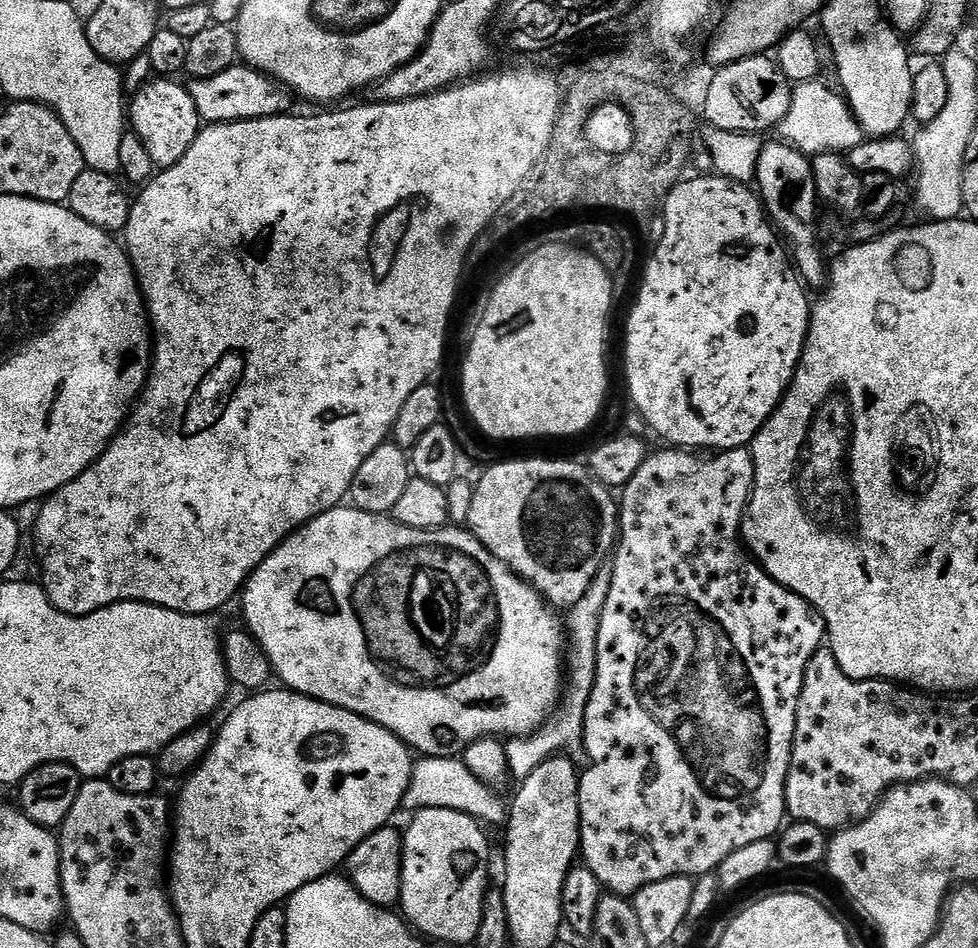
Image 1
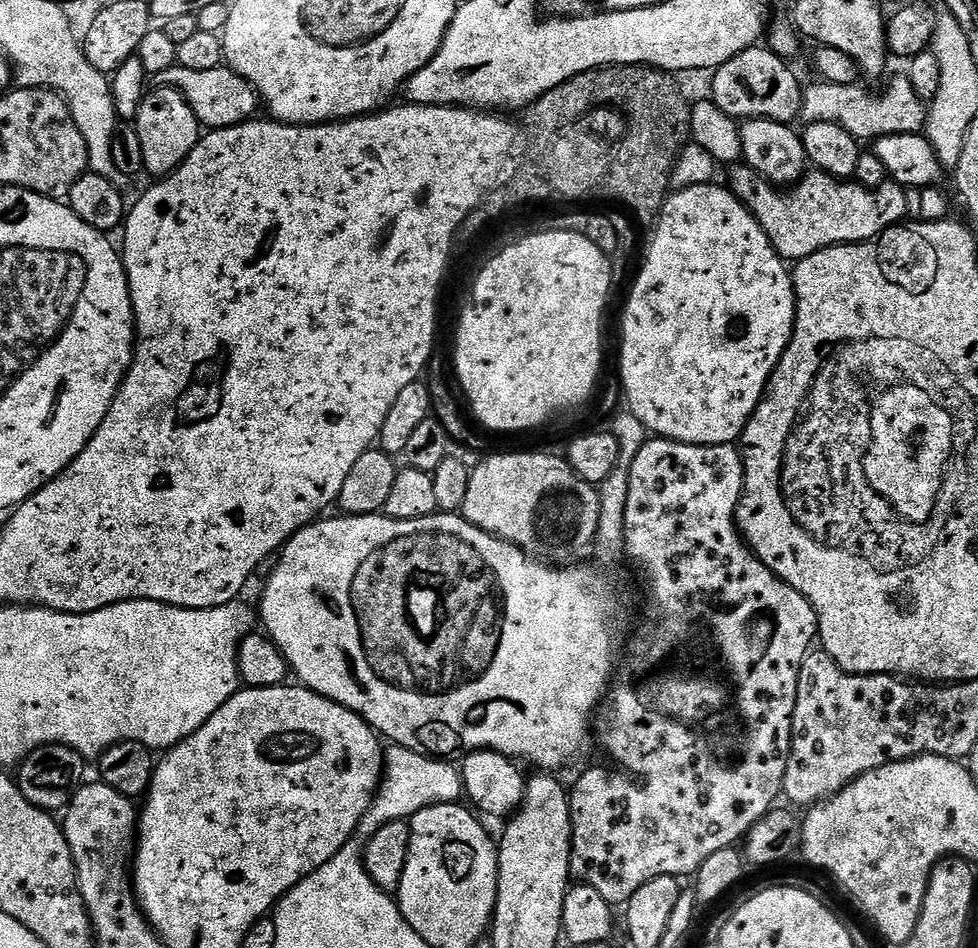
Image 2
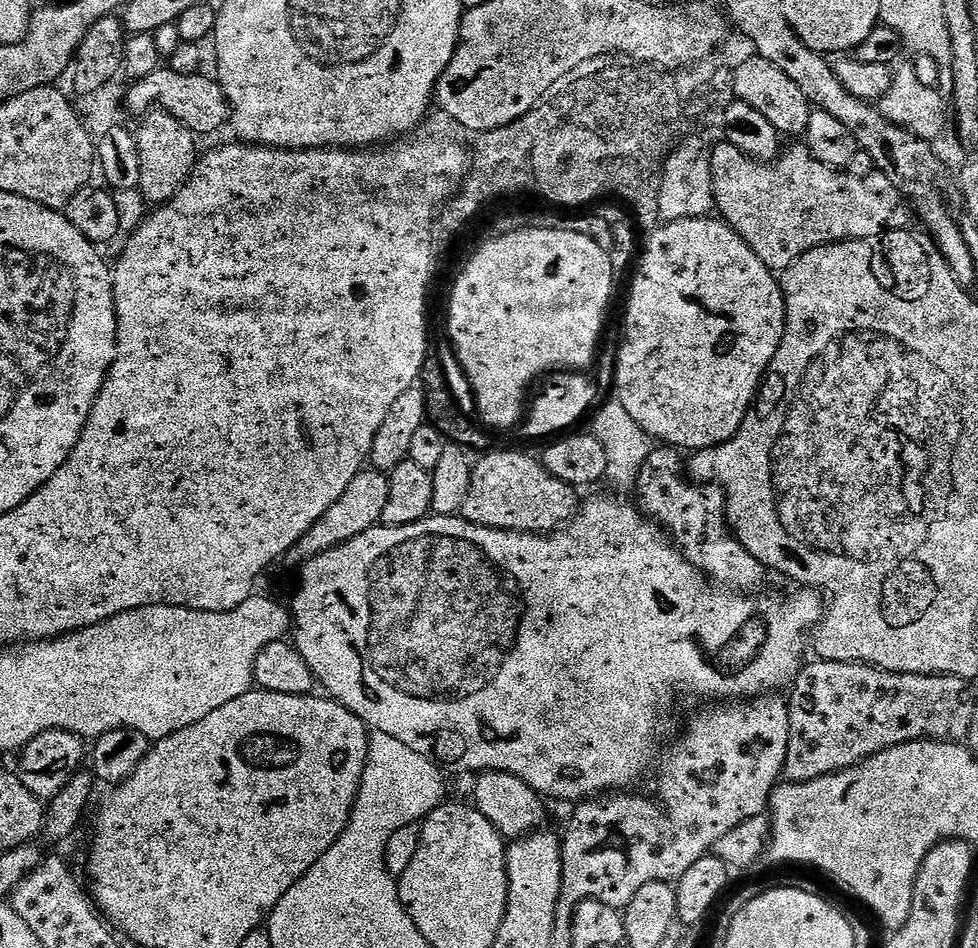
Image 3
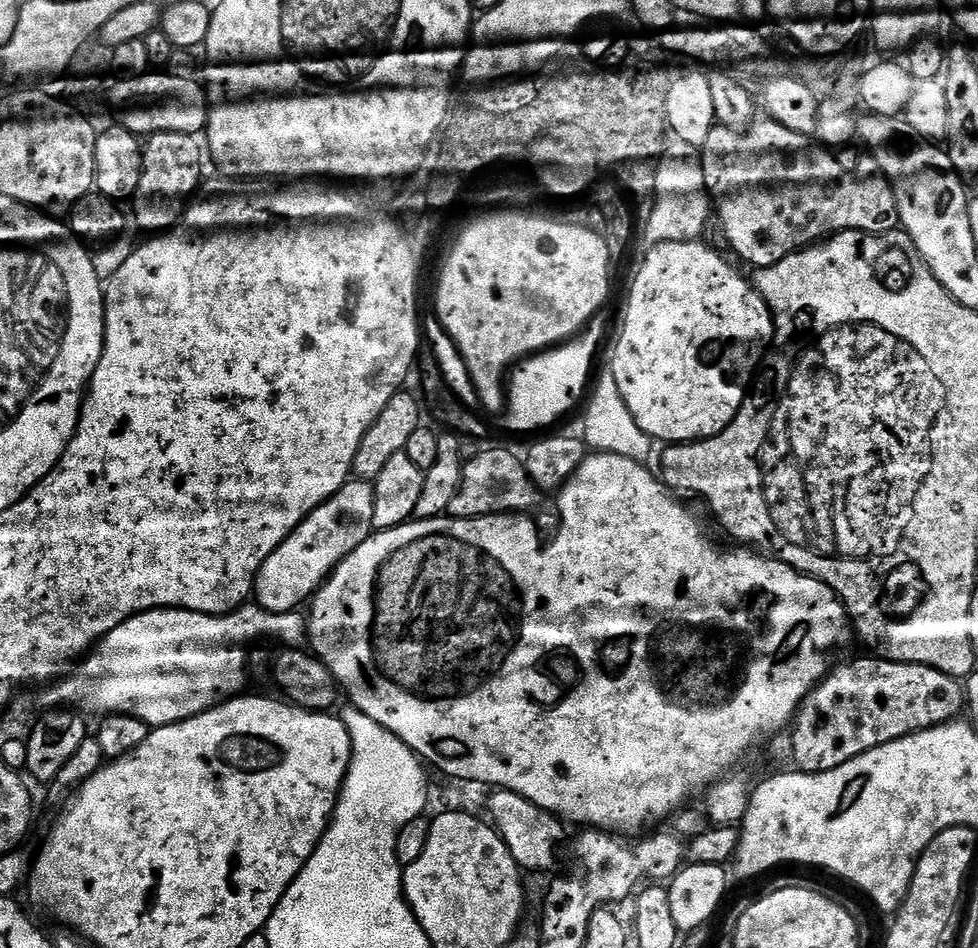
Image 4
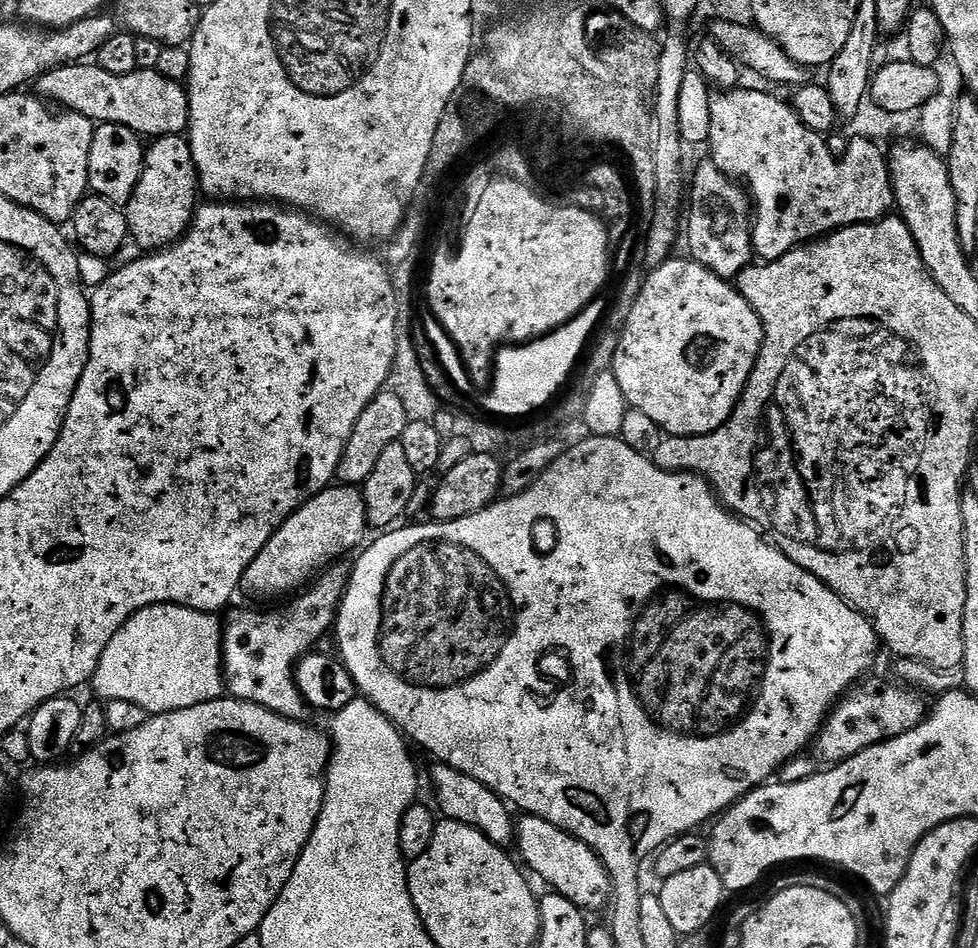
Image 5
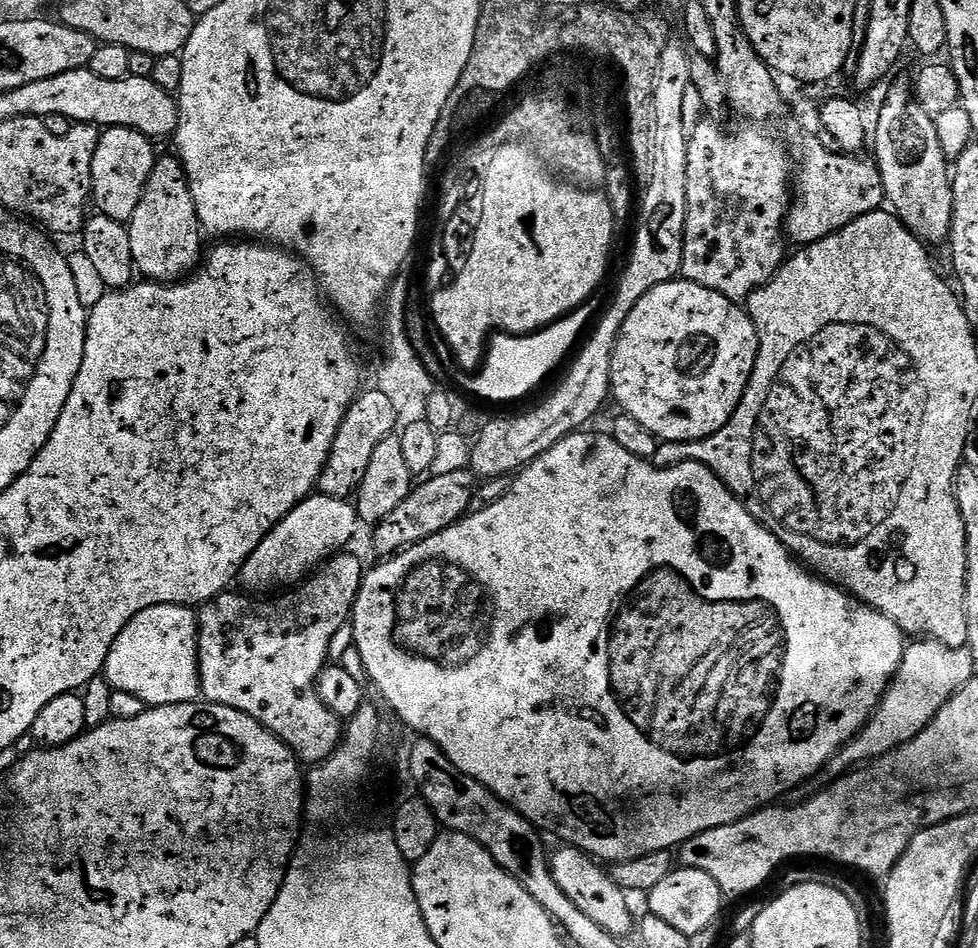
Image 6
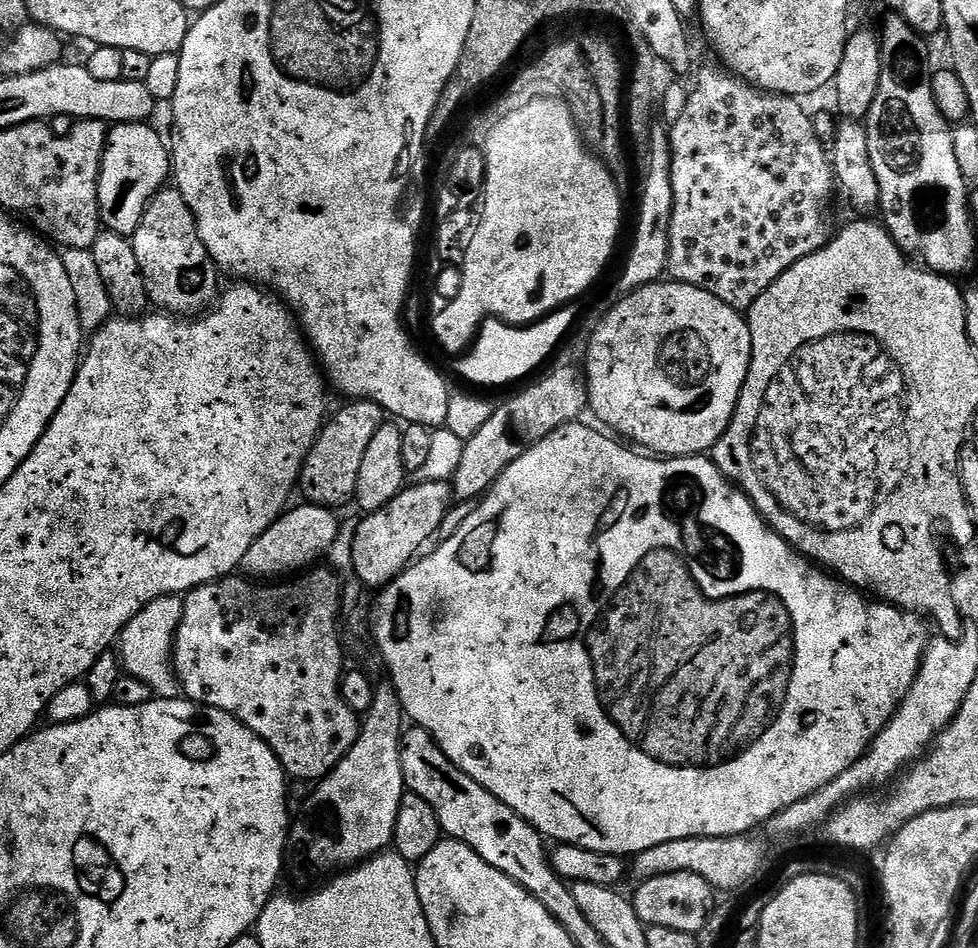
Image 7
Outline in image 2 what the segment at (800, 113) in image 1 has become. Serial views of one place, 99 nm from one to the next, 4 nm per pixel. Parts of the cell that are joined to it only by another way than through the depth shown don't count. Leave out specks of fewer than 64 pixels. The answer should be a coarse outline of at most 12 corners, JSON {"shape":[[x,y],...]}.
{"shape":[[900,74],[880,97],[840,82],[803,89],[805,125],[857,141],[923,133],[926,106]]}

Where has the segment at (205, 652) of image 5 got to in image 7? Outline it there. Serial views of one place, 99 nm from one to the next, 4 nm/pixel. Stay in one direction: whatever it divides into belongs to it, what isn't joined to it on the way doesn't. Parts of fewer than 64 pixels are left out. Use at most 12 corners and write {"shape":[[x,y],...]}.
{"shape":[[159,596],[118,637],[123,671],[160,698],[174,671],[180,596]]}

